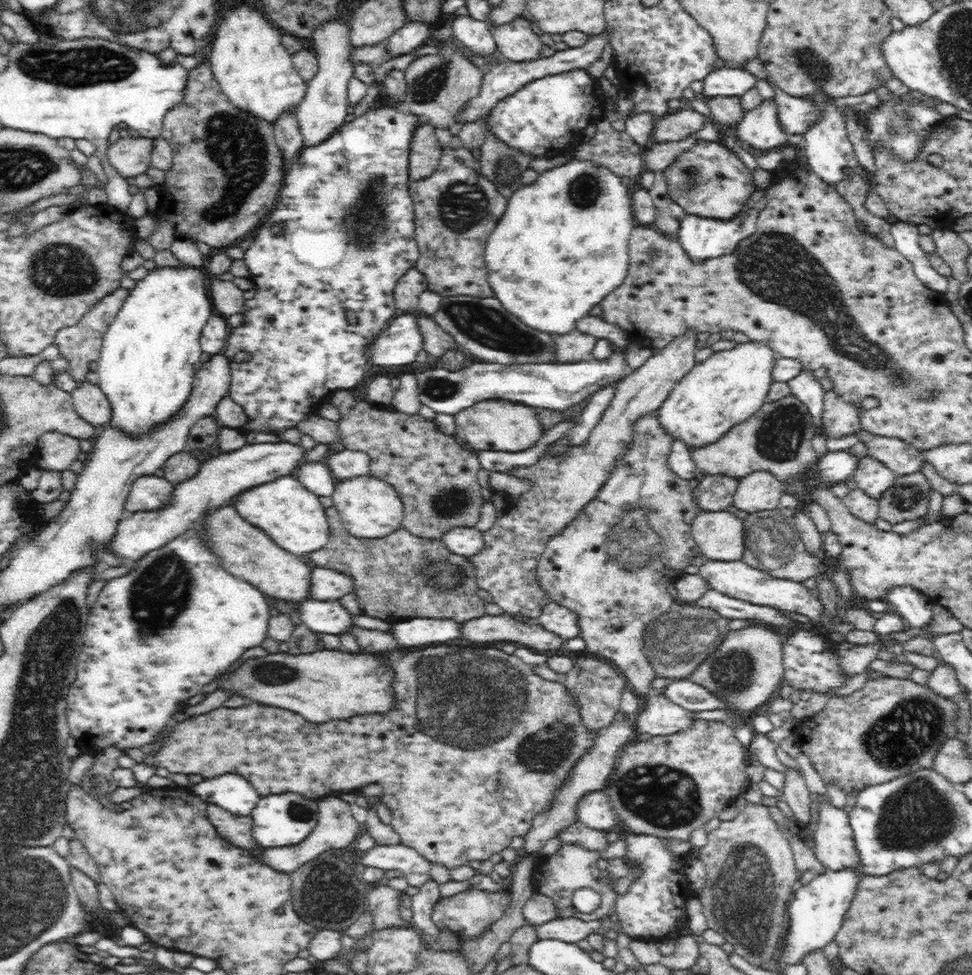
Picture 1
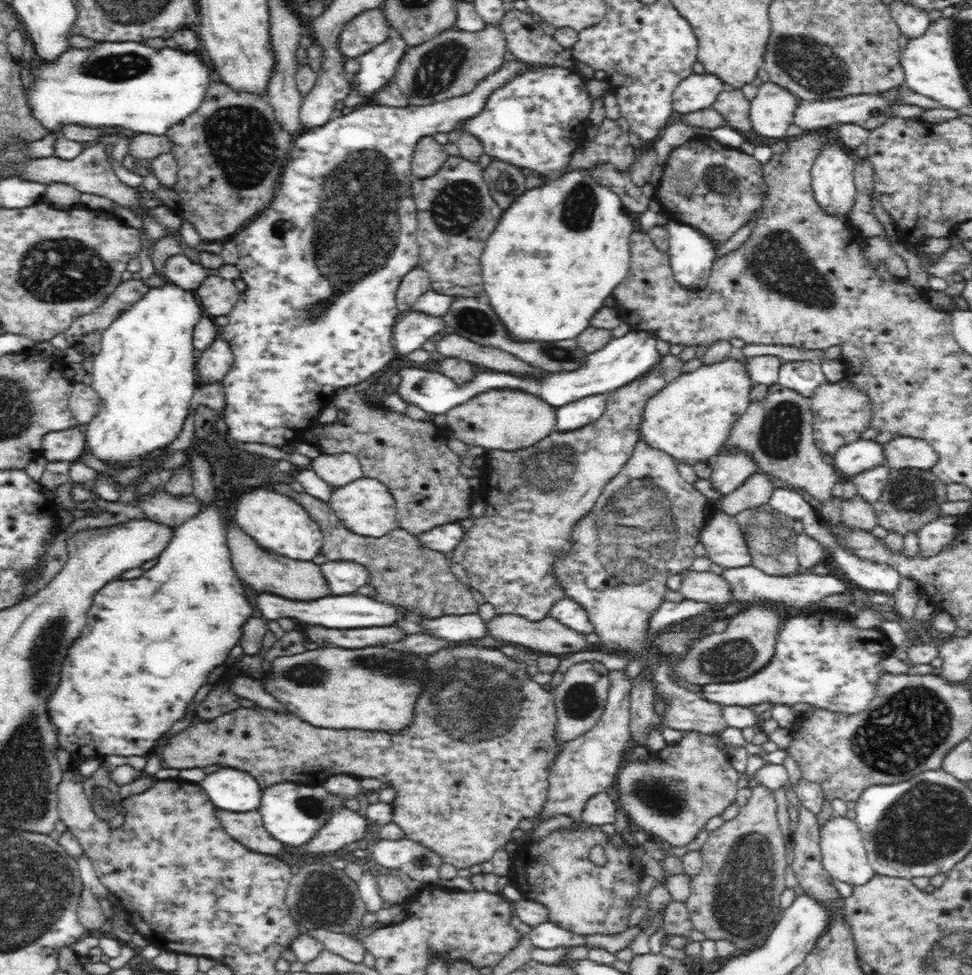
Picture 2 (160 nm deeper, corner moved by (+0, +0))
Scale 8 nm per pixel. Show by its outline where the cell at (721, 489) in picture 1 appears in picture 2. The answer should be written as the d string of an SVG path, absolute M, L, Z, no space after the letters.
M731 449L730 452L720 452L710 460L711 480L714 490L722 494L734 492L745 480L748 480L753 474L763 473L763 470L757 468L756 461L748 454L738 452L737 449Z

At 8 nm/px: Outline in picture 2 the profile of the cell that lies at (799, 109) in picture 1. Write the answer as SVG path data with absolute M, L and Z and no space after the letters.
M897 89L876 94L858 94L825 101L801 101L796 107L793 123L798 124L804 131L830 129L835 124L850 123L871 130L892 118L892 106L894 105L904 105L904 101Z

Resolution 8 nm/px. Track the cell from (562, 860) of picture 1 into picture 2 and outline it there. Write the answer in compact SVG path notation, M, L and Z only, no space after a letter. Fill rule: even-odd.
M583 821L555 829L538 841L531 841L529 838L522 841L526 848L518 848L510 852L514 863L508 870L507 878L510 885L518 887L523 898L539 902L548 909L548 922L572 933L586 936L590 934L613 935L629 928L636 910L632 903L642 897L639 884L645 876L644 869L631 852L632 847L627 845L626 848L623 846L619 848L617 844L611 842L611 837L602 831L600 826ZM598 845L602 846L607 854L607 862L603 866L594 864L588 857L588 852Z

